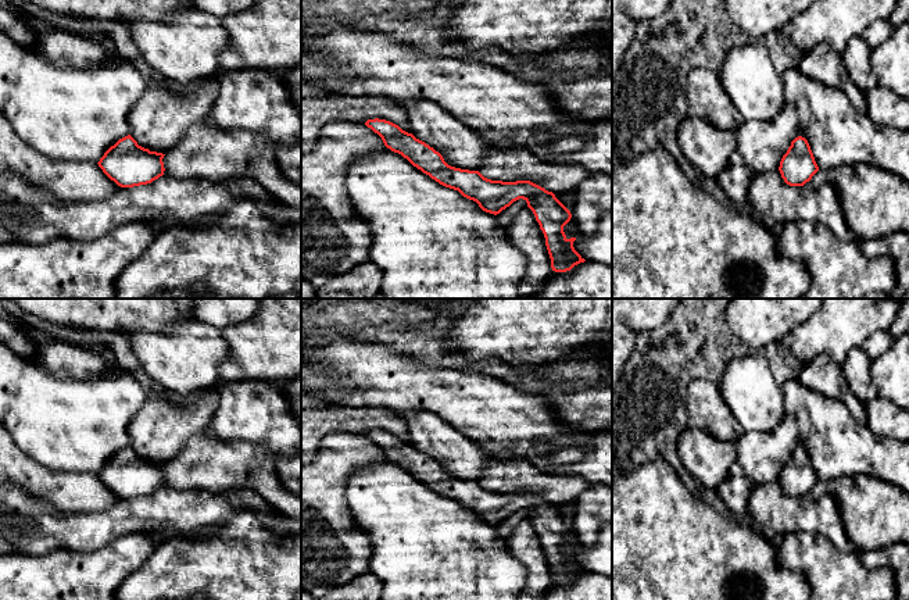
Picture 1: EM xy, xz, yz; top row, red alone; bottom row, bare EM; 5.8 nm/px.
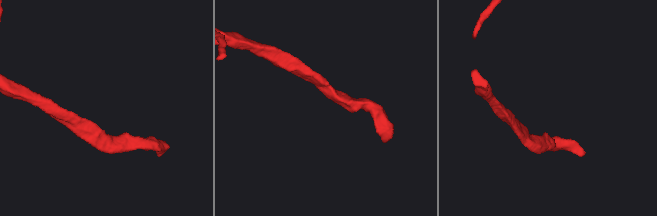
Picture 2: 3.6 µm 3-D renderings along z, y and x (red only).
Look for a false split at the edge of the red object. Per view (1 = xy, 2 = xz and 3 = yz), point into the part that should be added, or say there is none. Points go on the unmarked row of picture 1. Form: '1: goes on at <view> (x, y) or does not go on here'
1: does not go on here
2: does not go on here
3: does not go on here

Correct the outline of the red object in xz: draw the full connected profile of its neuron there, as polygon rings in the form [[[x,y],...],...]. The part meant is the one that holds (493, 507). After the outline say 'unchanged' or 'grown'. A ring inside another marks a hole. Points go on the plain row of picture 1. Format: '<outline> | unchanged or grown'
[[[375,429],[365,436],[382,449],[387,460],[401,465],[440,496],[476,512],[486,524],[497,526],[523,510],[544,544],[552,582],[566,583],[586,572],[573,558],[576,549],[568,550],[563,543],[572,525],[552,503],[530,492],[491,492],[479,482],[451,478],[439,462],[390,432]]] | unchanged

